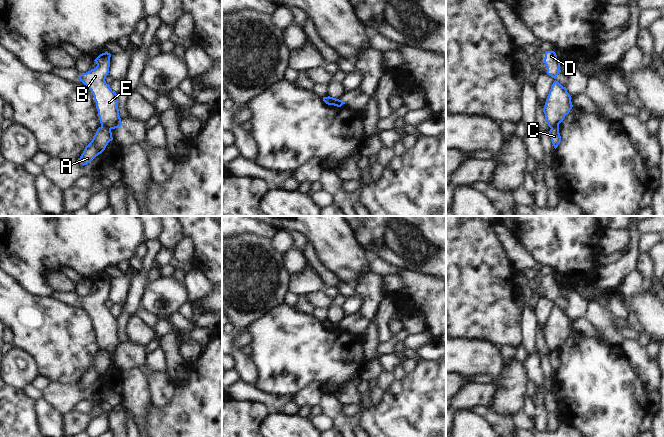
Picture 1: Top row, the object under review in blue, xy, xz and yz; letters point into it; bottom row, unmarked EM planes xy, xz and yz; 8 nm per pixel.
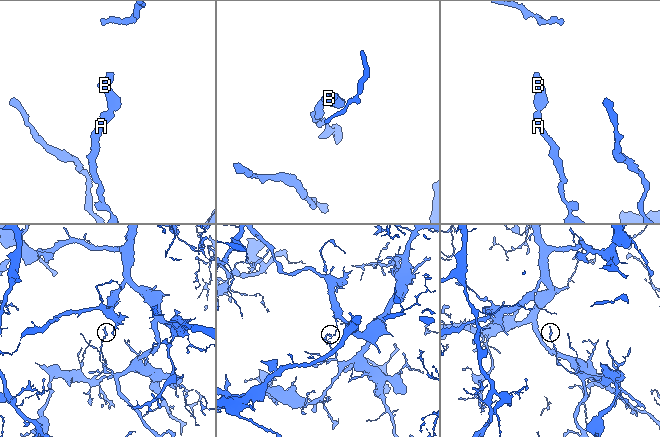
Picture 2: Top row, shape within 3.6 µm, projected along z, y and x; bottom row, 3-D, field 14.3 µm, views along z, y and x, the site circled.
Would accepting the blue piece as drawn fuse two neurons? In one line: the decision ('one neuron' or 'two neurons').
two neurons

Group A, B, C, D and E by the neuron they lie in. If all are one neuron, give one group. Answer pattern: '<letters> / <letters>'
A C / B D E

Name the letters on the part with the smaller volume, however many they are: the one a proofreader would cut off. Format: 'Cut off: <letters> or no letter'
Cut off: B, D, E

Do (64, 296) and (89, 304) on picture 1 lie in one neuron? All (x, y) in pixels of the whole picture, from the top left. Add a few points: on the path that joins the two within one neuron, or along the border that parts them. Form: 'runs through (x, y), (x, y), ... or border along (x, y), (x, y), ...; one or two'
runs through (70, 298), (83, 302); one

